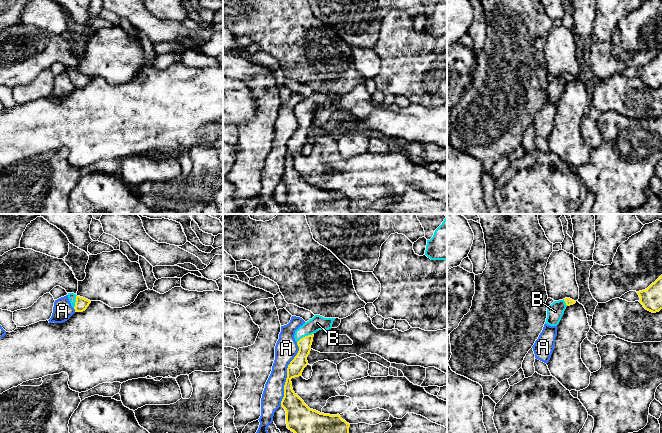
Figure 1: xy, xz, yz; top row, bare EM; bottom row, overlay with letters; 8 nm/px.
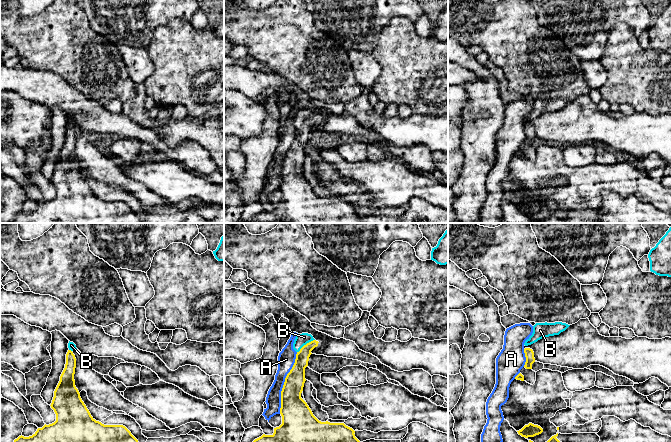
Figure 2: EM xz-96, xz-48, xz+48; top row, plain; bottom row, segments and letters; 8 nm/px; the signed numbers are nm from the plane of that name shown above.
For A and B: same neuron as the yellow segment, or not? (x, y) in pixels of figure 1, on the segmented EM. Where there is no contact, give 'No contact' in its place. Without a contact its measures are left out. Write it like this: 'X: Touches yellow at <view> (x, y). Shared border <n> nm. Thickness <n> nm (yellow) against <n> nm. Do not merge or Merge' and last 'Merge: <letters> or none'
A: Touches yellow at xz (287, 374). Shared border 550 nm. Thickness 160 nm (yellow) against 180 nm. Do not merge
B: Touches yellow at xz (305, 336). Shared border 150 nm. Thickness 120 nm (yellow) against 120 nm. Merge
Merge: B

